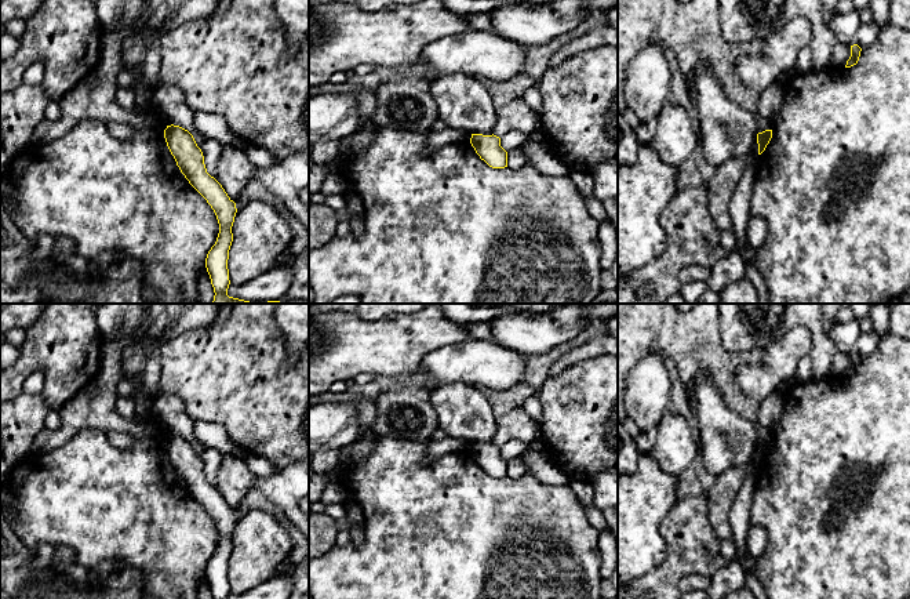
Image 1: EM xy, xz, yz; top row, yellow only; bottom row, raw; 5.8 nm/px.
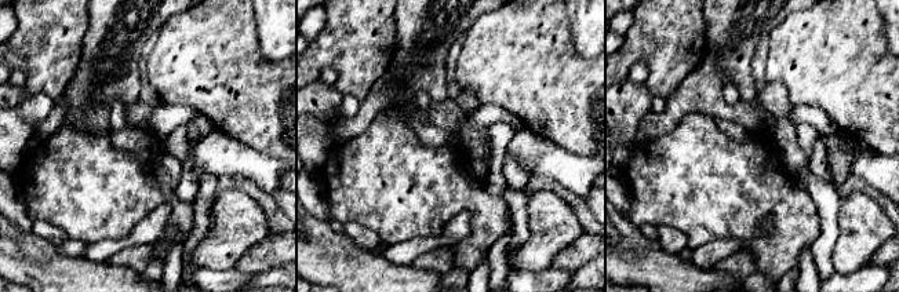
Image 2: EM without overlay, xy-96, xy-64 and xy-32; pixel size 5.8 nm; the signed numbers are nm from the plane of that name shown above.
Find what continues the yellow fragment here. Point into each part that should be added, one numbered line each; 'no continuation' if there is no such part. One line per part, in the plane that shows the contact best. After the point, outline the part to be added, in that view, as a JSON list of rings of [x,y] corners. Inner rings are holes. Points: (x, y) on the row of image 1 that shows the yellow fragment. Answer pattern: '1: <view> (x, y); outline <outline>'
no continuation

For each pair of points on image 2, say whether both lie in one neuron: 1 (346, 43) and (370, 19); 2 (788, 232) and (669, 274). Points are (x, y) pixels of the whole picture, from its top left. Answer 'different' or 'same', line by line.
1: same
2: different

